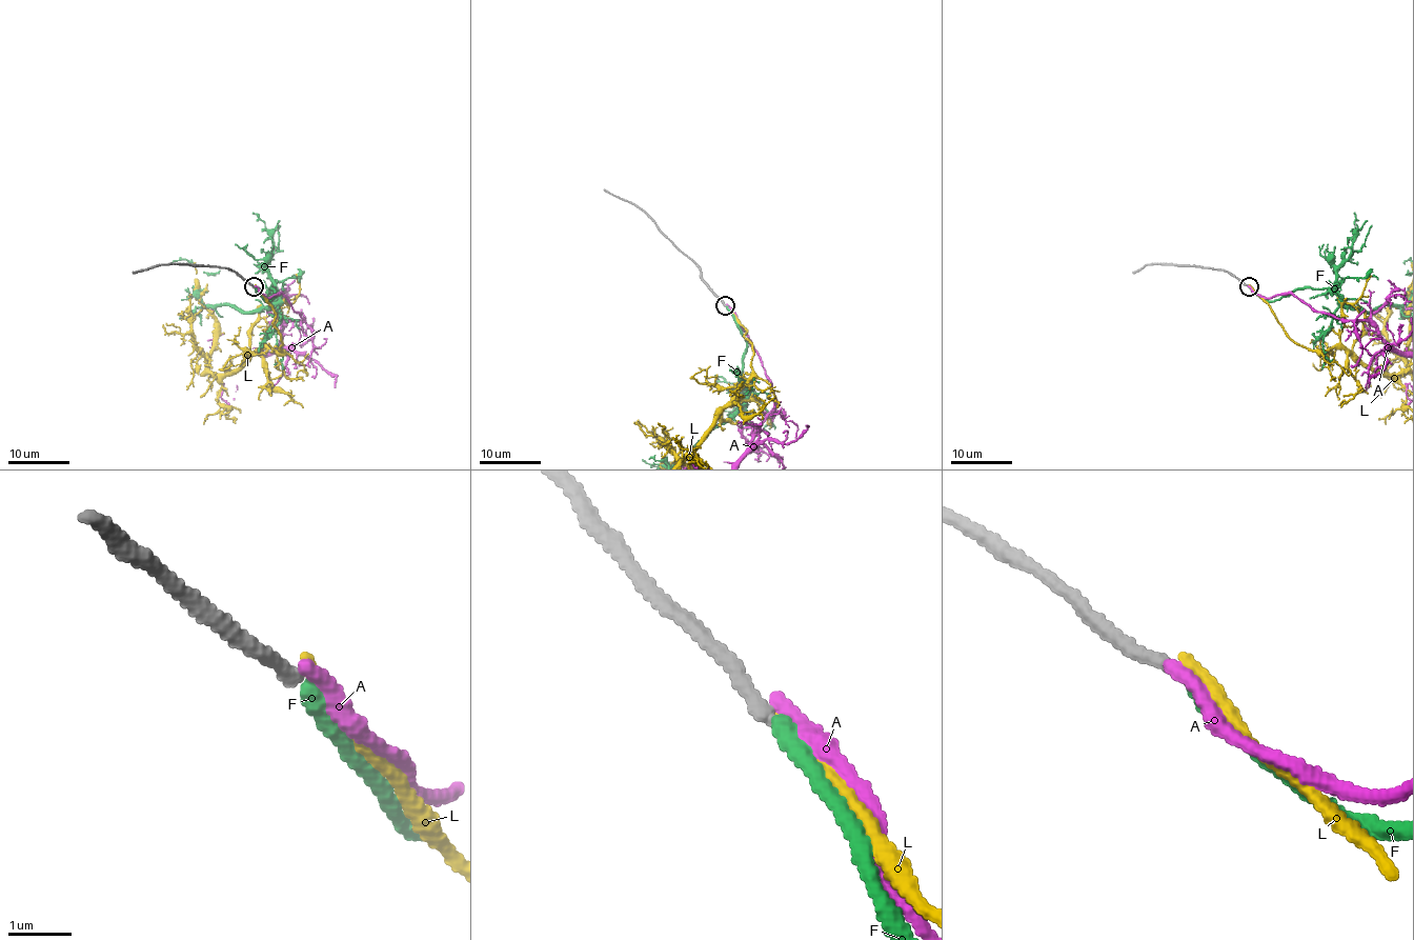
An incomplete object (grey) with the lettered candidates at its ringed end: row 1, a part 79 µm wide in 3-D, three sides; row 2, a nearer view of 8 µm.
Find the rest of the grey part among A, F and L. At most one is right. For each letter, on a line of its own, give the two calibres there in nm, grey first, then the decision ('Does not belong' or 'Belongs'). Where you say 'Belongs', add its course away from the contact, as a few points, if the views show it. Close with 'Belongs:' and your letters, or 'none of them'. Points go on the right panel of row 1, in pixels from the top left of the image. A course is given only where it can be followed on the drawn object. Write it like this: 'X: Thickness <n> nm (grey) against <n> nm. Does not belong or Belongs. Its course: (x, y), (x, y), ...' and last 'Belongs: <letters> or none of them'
A: Thickness 240 nm (grey) against 300 nm. Does not belong
F: Thickness 220 nm (grey) against 280 nm. Belongs
L: Thickness 240 nm (grey) against 240 nm. Does not belong
Belongs: F

